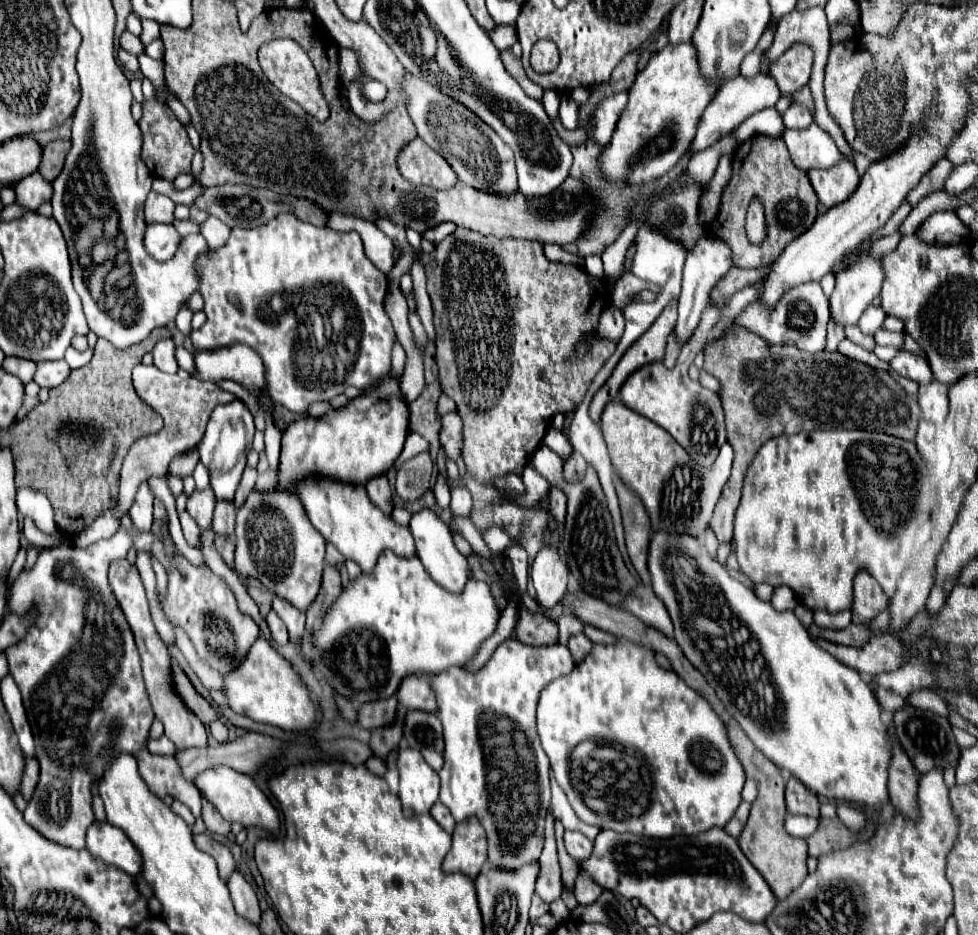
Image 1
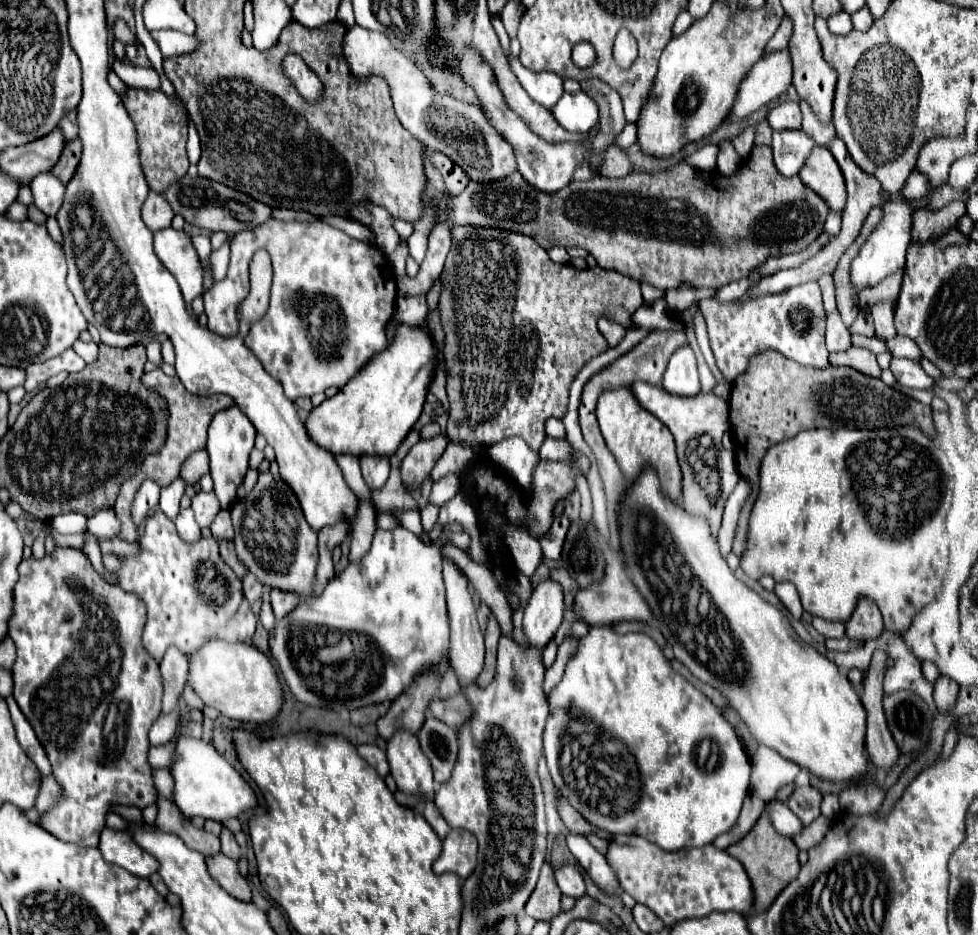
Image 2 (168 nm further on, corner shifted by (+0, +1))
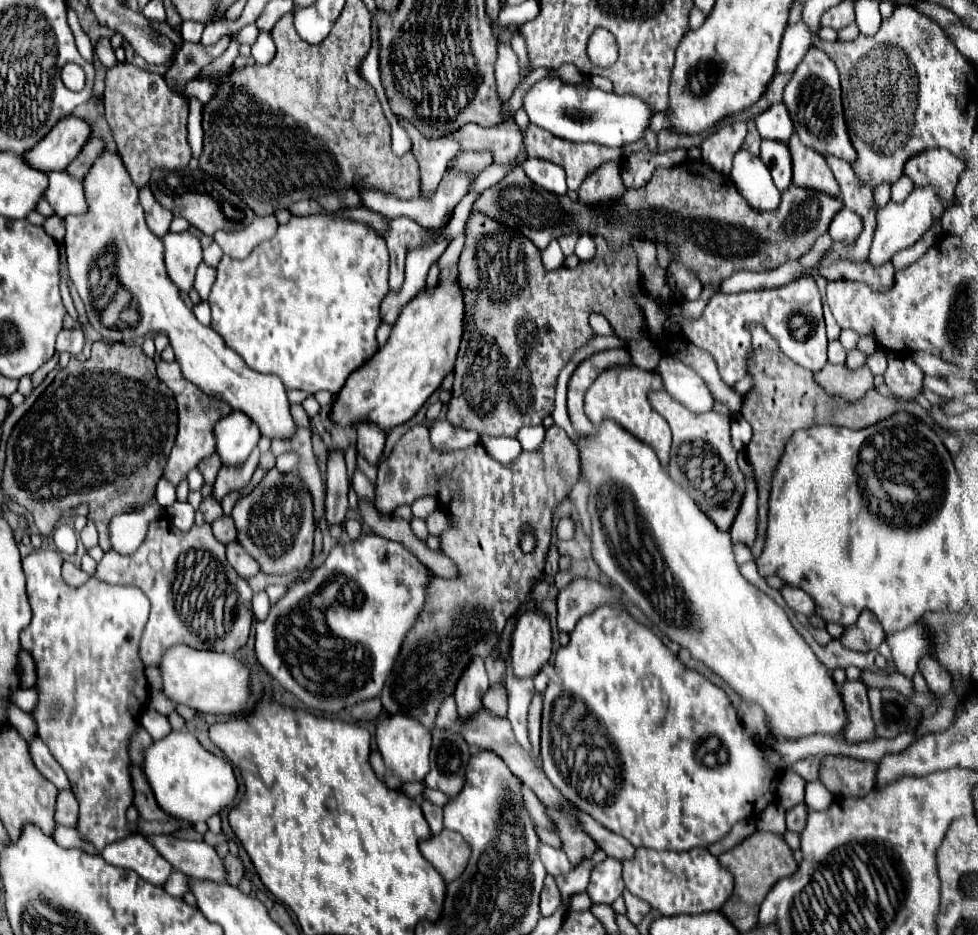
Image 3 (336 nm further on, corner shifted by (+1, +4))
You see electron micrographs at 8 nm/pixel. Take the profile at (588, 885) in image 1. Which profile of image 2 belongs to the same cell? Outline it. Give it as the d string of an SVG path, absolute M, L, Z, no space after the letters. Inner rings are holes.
M573 865L559 867L557 873L555 873L555 879L557 879L557 885L559 885L559 889L561 889L563 895L569 895L573 899L579 899L579 897L585 895L583 875Z

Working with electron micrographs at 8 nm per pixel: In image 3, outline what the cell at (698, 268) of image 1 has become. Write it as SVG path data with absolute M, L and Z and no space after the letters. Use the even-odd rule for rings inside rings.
M660 360L658 374L664 380L666 392L692 412L714 410L712 392L690 366L680 364L680 360Z

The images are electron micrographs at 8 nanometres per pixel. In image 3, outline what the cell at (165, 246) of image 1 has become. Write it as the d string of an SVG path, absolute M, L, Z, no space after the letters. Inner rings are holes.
M168 232L162 240L166 246L166 268L170 280L178 286L178 290L190 292L196 268L202 262L202 248L198 238L194 238L190 232Z

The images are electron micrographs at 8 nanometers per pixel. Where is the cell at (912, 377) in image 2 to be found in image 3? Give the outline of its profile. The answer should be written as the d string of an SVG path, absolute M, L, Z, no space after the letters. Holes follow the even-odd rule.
M890 354L884 380L896 398L904 402L914 400L914 396L922 390L922 378L924 378L922 370L914 364L910 356Z

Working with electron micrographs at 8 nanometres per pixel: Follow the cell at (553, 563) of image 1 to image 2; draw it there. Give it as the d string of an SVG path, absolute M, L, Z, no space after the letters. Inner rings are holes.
M541 581L525 607L523 617L523 635L527 643L533 647L545 647L549 639L555 637L557 627L561 625L563 617L563 587L553 581Z

